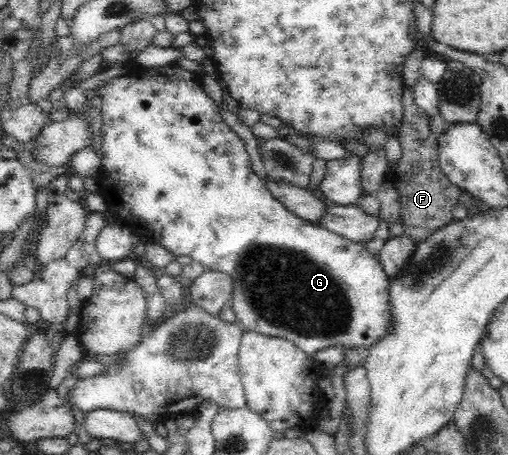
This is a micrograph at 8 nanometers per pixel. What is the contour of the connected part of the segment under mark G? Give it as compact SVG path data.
M177 62L160 67L132 67L122 71L116 78L106 80L103 86L95 89L96 96L102 97L100 115L102 115L101 164L97 178L101 186L107 210L114 213L130 230L147 242L161 244L177 256L190 256L193 261L204 265L206 271L223 272L233 279L233 293L230 304L233 306L236 319L245 330L252 330L266 336L286 338L309 355L332 346L352 348L366 353L382 336L392 328L392 304L388 293L389 276L384 272L380 261L370 253L364 243L350 242L342 236L329 232L326 228L313 225L290 212L252 170L250 157L244 141L224 123L216 102L209 98L200 85L196 73L182 68Z

